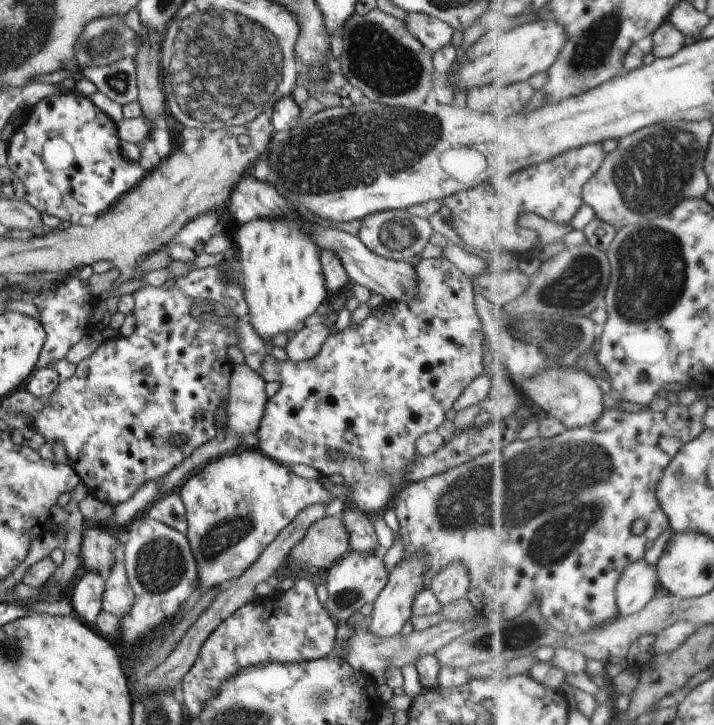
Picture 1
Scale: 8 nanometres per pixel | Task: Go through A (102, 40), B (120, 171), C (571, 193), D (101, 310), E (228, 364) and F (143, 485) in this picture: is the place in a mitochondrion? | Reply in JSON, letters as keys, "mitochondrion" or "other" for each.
{"A":"mitochondrion","B":"other","C":"other","D":"other","E":"other","F":"other"}

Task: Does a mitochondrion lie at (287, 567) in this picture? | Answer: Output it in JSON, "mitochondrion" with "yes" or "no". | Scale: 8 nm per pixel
{"mitochondrion":"no"}

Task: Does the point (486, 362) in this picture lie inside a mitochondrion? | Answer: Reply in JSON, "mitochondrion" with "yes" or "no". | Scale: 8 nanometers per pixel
{"mitochondrion":"no"}

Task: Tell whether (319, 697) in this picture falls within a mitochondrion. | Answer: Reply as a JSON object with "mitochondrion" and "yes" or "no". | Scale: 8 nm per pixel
{"mitochondrion":"yes"}

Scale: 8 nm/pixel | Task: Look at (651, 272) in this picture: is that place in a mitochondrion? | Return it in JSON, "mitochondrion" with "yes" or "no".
{"mitochondrion":"yes"}

